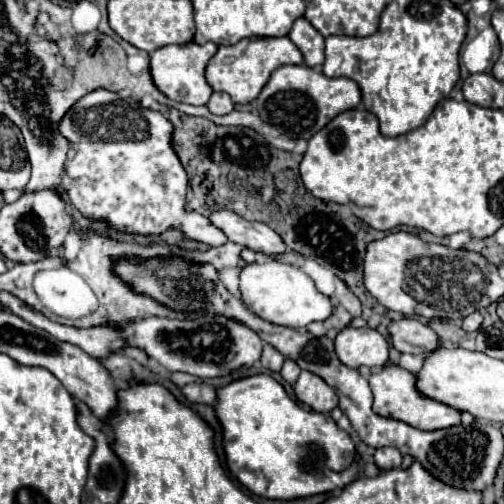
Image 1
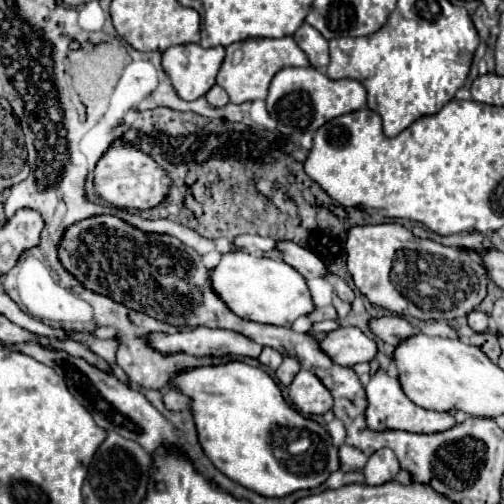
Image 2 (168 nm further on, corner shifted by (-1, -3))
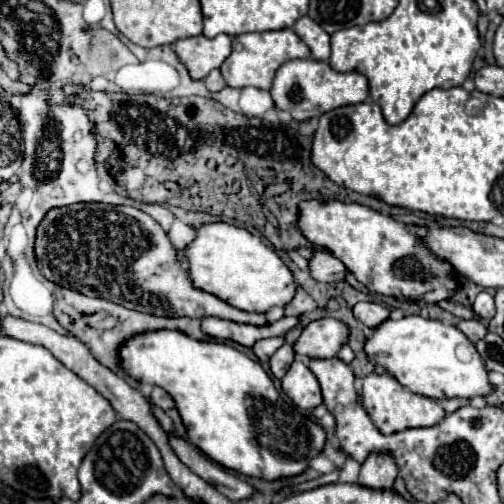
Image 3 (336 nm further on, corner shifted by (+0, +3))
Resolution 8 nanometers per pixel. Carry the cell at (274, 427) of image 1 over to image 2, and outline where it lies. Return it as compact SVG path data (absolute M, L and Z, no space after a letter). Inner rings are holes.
M243 361L193 367L179 371L171 379L171 387L191 399L199 443L211 463L229 479L259 495L285 497L299 489L313 489L339 469L337 447L331 443L329 433L297 413L283 399L275 381L259 367ZM283 427L289 429L287 437L281 435ZM299 439L309 439L309 447L301 453L289 451Z

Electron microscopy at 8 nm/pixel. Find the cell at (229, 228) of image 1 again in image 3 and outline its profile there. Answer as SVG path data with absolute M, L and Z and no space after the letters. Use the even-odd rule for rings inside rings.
M314 251L308 259L308 271L316 281L342 281L346 267L328 251Z

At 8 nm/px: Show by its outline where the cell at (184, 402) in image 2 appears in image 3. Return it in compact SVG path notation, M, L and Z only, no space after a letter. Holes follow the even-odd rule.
M154 387L152 389L152 401L160 407L160 409L164 409L164 411L168 411L168 409L172 409L174 407L174 399L162 389L162 387Z

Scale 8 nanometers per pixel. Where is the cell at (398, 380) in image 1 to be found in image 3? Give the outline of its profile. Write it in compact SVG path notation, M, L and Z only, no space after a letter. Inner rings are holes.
M388 373L366 375L364 387L362 387L362 397L364 397L364 409L366 409L368 417L378 427L378 431L384 433L384 435L404 431L404 429L432 427L432 425L438 425L446 417L446 413L438 405L438 401L410 393Z

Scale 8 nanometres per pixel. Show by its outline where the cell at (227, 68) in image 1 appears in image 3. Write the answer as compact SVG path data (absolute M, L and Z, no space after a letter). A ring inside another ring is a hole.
M280 29L280 31L264 31L264 33L244 33L232 39L232 53L230 57L220 65L222 77L228 87L256 87L262 91L268 91L272 85L272 77L276 69L290 61L290 59L308 59L310 49L308 45L292 31L292 29Z

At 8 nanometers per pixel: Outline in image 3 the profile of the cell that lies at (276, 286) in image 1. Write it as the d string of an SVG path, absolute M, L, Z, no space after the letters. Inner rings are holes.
M228 223L202 225L192 245L184 249L190 263L190 279L194 287L208 291L236 309L266 313L274 305L286 307L296 295L292 271L284 265L278 253L260 237Z

